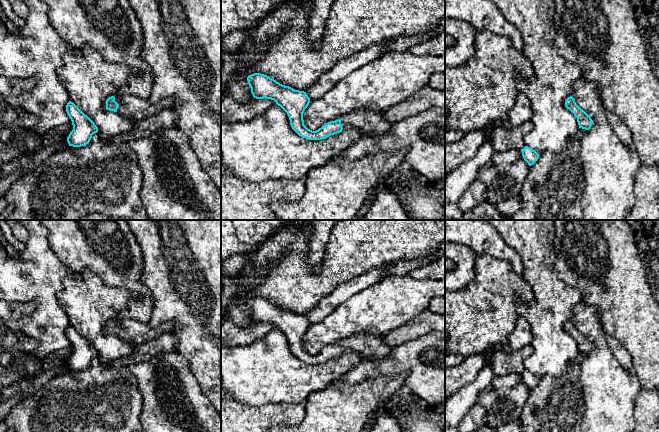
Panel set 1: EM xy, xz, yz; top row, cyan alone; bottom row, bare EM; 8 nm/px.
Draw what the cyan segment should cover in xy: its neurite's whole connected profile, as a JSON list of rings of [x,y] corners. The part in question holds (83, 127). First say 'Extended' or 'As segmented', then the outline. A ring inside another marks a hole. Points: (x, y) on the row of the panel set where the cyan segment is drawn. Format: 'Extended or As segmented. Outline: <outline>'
As segmented. Outline: [[[71,101],[66,105],[66,112],[73,125],[73,130],[67,137],[69,146],[81,147],[89,144],[92,135],[98,132],[98,127]]]

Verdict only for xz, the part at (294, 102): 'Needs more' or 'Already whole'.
Needs more

